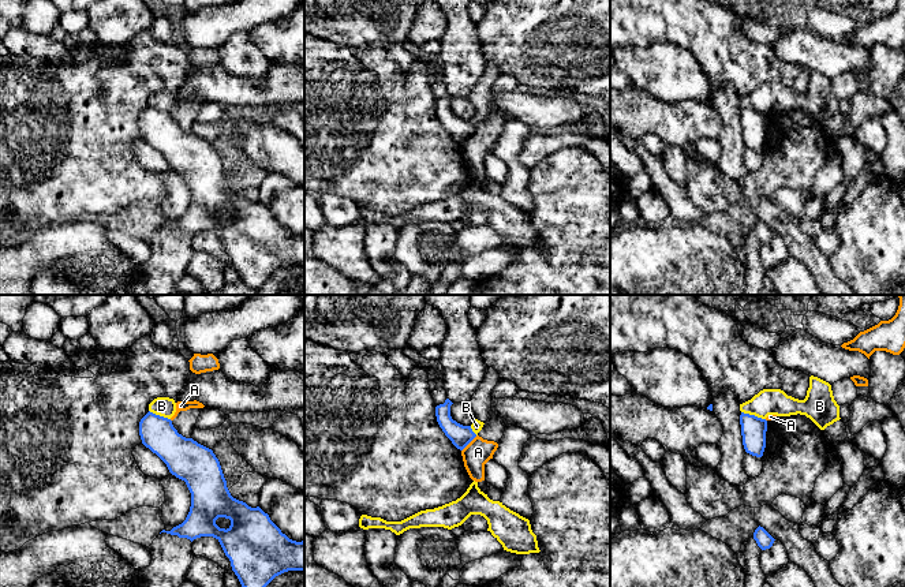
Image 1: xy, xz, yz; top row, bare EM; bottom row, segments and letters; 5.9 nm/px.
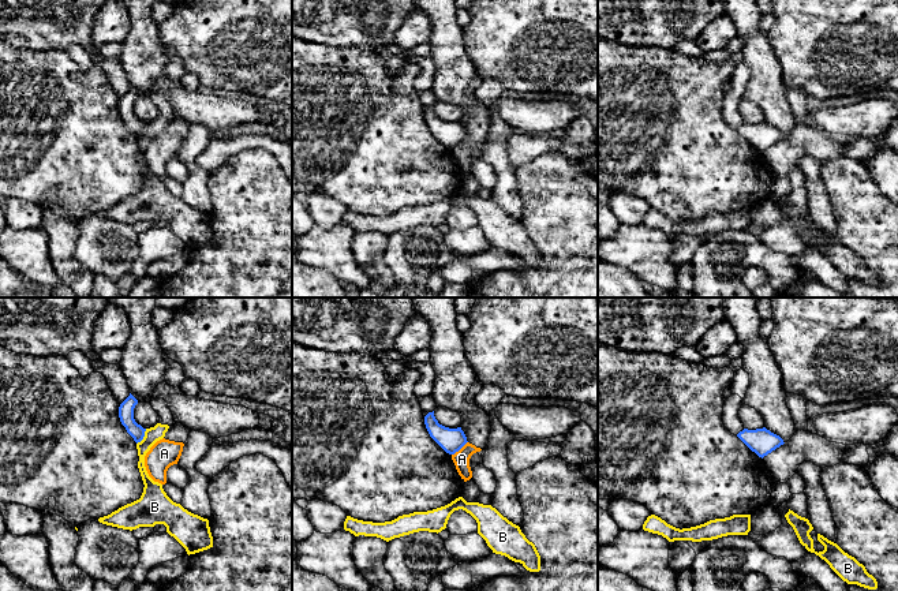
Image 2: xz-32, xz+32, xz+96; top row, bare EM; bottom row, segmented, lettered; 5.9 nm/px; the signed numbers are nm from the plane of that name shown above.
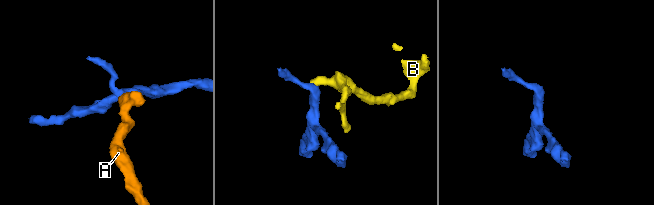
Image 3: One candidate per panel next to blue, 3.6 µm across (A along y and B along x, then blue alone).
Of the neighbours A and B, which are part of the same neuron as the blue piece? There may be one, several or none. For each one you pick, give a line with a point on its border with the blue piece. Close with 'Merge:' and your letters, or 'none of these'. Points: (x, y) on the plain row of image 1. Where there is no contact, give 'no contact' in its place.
Merge: none of these

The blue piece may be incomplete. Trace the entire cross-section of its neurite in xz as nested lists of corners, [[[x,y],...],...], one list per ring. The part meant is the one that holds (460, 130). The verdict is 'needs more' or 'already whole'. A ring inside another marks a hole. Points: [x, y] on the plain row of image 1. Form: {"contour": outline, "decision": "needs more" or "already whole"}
{"contour": [[[446,93],[444,98],[435,101],[435,111],[440,121],[445,130],[452,135],[452,138],[463,145],[476,128],[472,126],[471,120],[463,120],[452,113],[450,100],[453,97]]], "decision": "already whole"}

